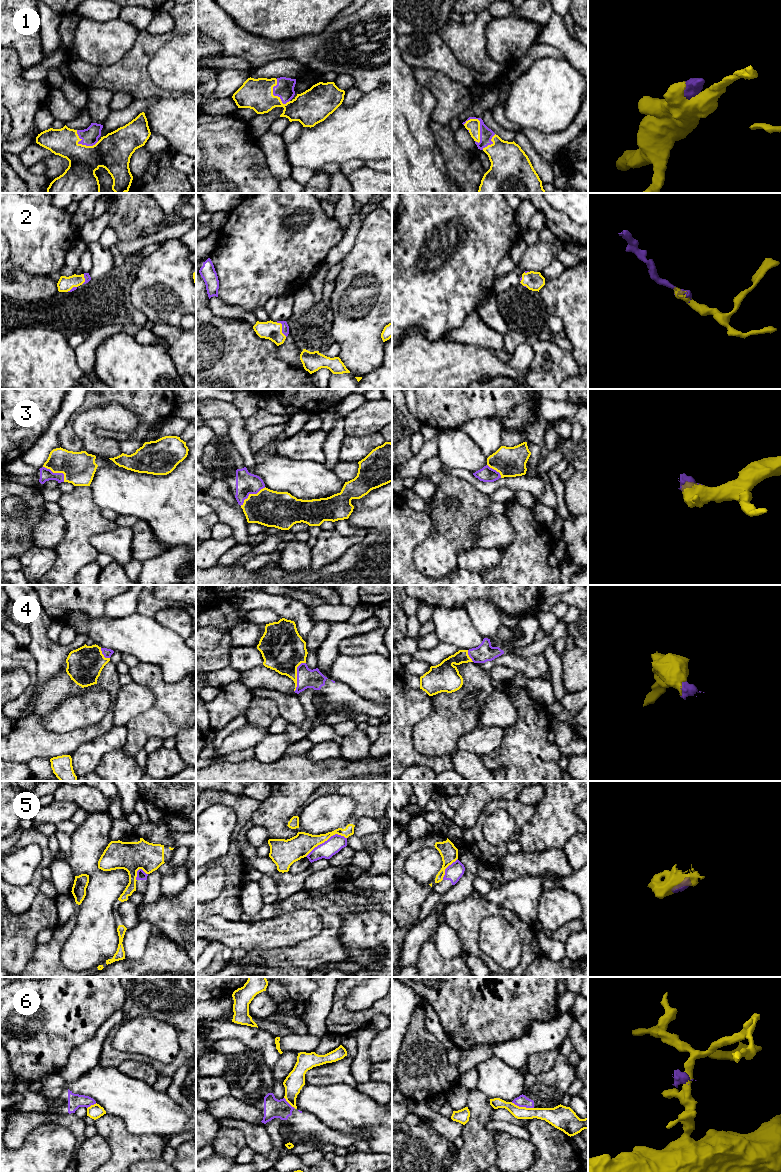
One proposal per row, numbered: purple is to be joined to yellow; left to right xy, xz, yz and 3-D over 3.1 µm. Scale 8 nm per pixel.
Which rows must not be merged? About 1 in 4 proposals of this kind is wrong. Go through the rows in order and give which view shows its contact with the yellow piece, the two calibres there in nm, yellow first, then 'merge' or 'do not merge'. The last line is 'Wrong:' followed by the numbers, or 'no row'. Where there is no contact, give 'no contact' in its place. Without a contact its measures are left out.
1: meets yellow in yz; 110 nm thick on the yellow side, 110 nm on the other; merge
2: meets yellow in xz; 150 nm thick on the yellow side, 60 nm on the other; merge
3: meets yellow in xz; 300 nm thick on the yellow side, 180 nm on the other; merge
4: meets yellow in xz; 360 nm thick on the yellow side, 160 nm on the other; merge
5: meets yellow in xz; 190 nm thick on the yellow side, 140 nm on the other; do not merge
6: meets yellow in yz; 130 nm thick on the yellow side, 100 nm on the other; do not merge
Wrong: 5, 6

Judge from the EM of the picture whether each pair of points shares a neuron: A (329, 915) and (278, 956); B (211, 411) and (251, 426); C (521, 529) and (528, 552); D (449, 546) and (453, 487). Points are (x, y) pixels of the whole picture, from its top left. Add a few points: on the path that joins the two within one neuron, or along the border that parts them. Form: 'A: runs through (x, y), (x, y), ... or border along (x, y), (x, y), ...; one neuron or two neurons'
A: runs through (328, 932), (305, 955), (295, 956); one neuron
B: border along (244, 418), (244, 428), (251, 435); two neurons
C: runs through (524, 535), (524, 543), (527, 546); one neuron
D: runs through (451, 531), (464, 516), (464, 502); one neuron

